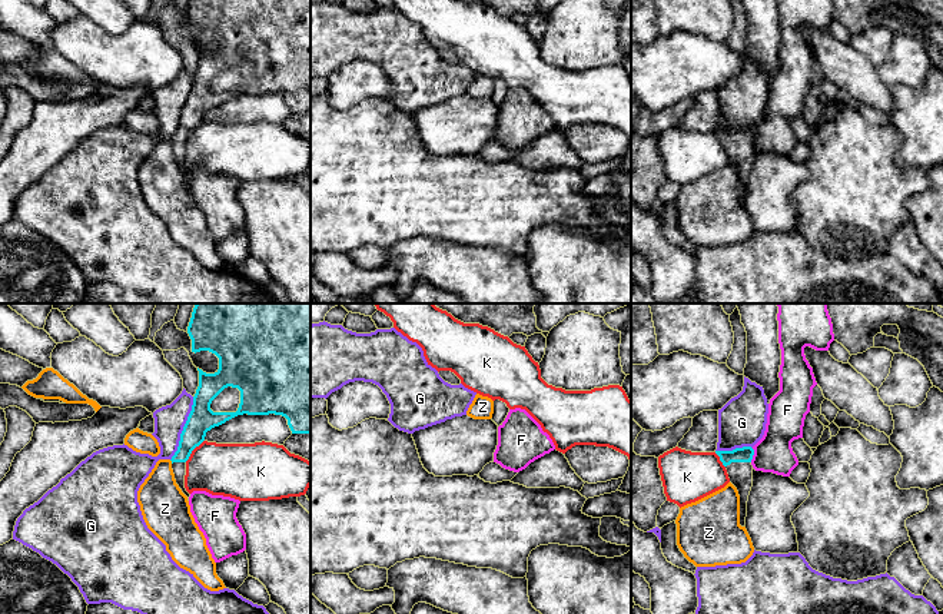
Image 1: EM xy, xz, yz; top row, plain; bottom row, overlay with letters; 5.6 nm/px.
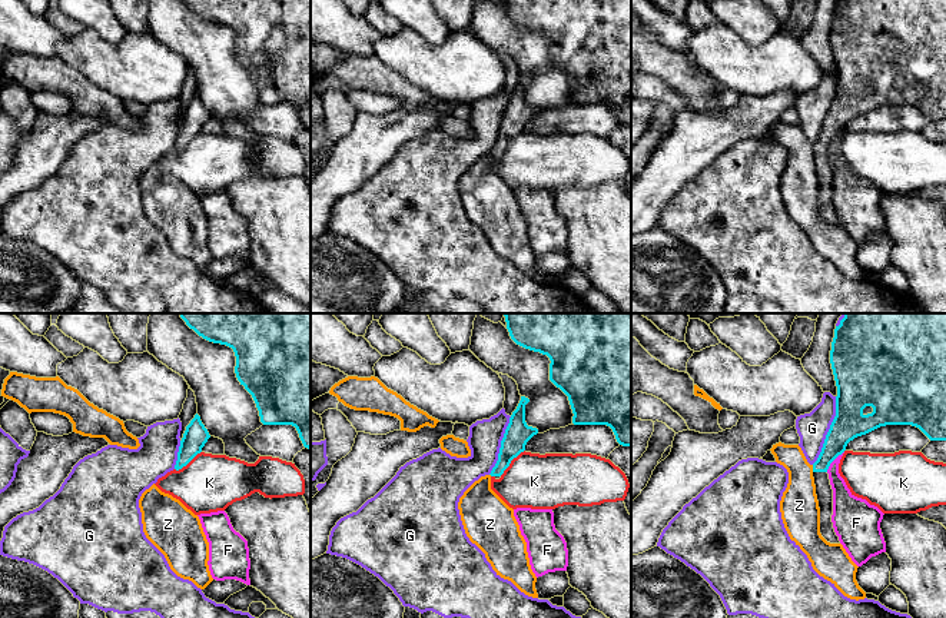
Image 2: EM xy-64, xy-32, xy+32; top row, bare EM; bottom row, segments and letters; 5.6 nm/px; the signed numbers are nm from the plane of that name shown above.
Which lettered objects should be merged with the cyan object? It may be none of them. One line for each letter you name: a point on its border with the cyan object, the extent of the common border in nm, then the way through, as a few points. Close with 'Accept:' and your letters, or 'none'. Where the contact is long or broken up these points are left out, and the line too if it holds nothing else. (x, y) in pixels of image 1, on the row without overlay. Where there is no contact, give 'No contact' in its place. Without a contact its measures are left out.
Accept: none

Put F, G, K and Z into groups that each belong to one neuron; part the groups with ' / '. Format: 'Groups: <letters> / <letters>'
Groups: F / G / K / Z

